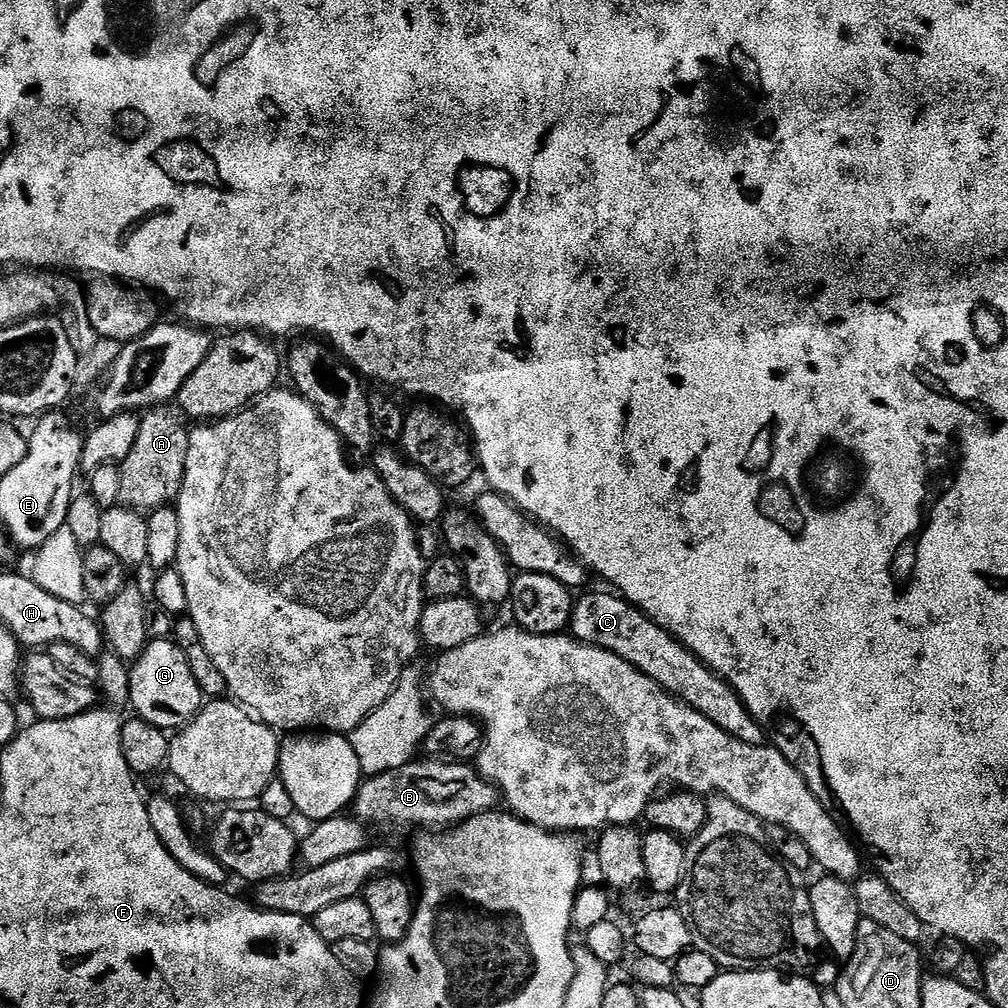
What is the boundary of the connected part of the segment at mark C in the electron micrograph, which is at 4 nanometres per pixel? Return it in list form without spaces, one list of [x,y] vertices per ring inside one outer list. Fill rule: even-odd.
[[[585,591],[585,596],[581,600],[579,597],[573,603],[570,625],[573,640],[581,640],[583,644],[616,654],[618,658],[646,674],[646,678],[656,682],[668,695],[676,697],[698,714],[710,718],[710,722],[714,722],[718,730],[726,730],[730,738],[738,738],[738,742],[746,742],[750,746],[761,746],[765,743],[764,729],[757,724],[738,694],[721,676],[709,670],[689,648],[678,643],[662,627],[659,620],[652,620],[644,612],[639,612],[615,591],[607,591]]]

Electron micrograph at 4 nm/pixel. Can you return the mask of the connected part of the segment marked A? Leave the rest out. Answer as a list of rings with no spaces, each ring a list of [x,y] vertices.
[[[157,406],[147,409],[140,416],[138,438],[134,438],[134,446],[130,446],[130,454],[126,454],[126,458],[121,460],[118,465],[121,474],[119,503],[126,508],[135,508],[141,514],[147,514],[156,508],[171,505],[179,497],[180,487],[184,481],[189,429],[184,428],[185,421],[175,411],[172,413],[170,409],[171,407],[168,406]]]

